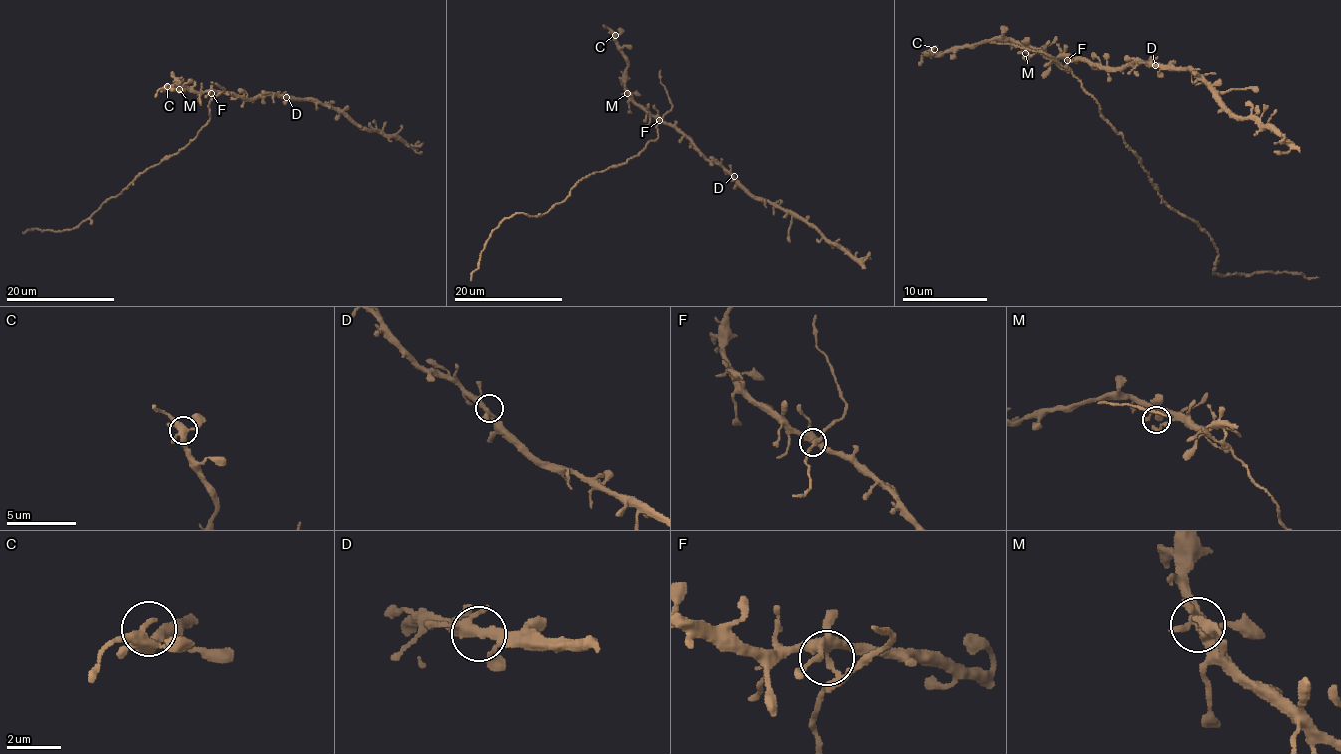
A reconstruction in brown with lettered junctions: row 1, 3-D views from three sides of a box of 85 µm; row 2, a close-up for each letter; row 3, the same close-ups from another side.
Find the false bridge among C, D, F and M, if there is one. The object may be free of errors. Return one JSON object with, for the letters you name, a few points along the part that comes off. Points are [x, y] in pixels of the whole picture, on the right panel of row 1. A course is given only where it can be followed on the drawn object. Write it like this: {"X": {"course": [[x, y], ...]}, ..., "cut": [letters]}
{"F": {"course": [[1068, 59], [1157, 193], [1216, 246], [1212, 269], [1218, 276], [1297, 271], [1318, 278]]}, "cut": ["F"]}

